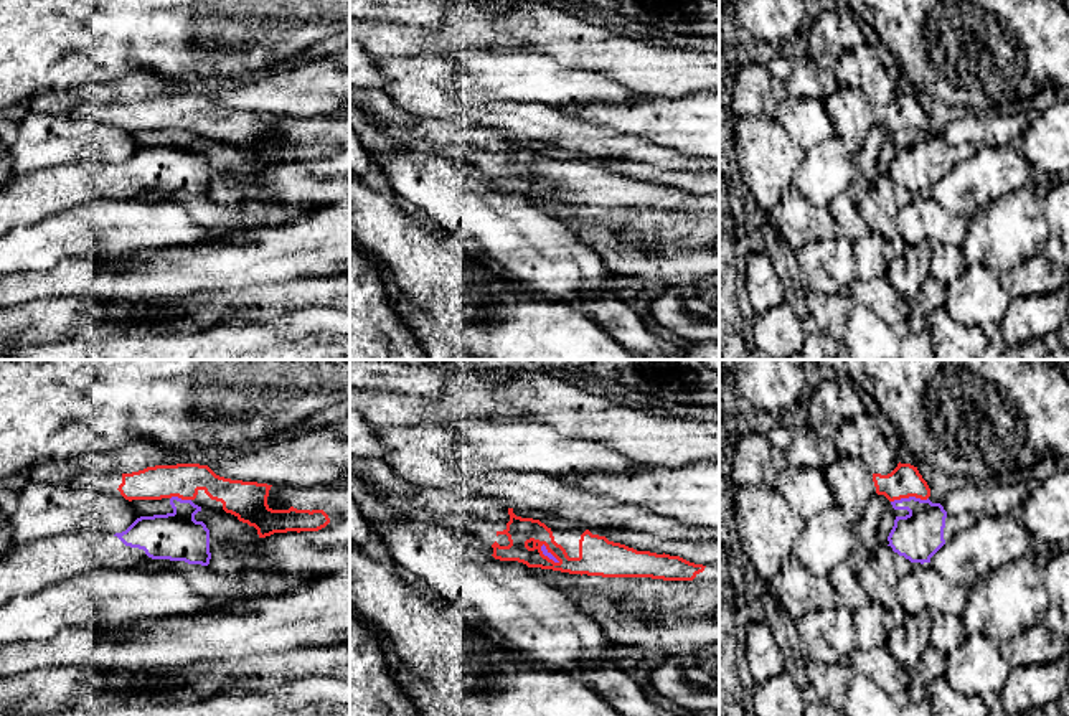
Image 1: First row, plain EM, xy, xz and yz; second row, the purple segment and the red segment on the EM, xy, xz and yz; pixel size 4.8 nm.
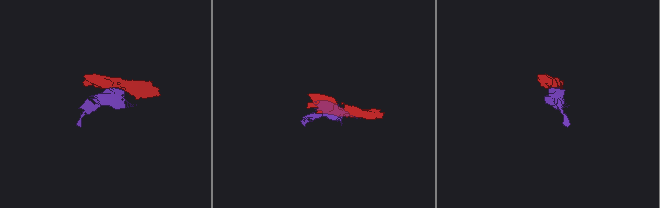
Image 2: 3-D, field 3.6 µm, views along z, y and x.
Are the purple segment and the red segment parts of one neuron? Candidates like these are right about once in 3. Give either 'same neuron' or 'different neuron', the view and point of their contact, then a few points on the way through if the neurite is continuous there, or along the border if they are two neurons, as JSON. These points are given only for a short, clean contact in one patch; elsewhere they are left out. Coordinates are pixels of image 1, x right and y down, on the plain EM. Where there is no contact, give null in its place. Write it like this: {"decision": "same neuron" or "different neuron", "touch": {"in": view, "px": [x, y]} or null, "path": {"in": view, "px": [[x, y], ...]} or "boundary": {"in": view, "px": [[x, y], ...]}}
{"decision": "different neuron", "touch": {"in": "yz", "px": [909, 127]}}

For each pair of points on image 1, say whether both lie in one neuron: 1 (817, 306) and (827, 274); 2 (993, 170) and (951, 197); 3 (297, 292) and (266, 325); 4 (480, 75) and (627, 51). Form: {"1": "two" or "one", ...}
{"1": "two", "2": "one", "3": "two", "4": "two"}

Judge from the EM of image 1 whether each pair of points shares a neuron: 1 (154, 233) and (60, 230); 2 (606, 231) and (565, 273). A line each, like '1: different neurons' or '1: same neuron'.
1: same neuron
2: different neurons

